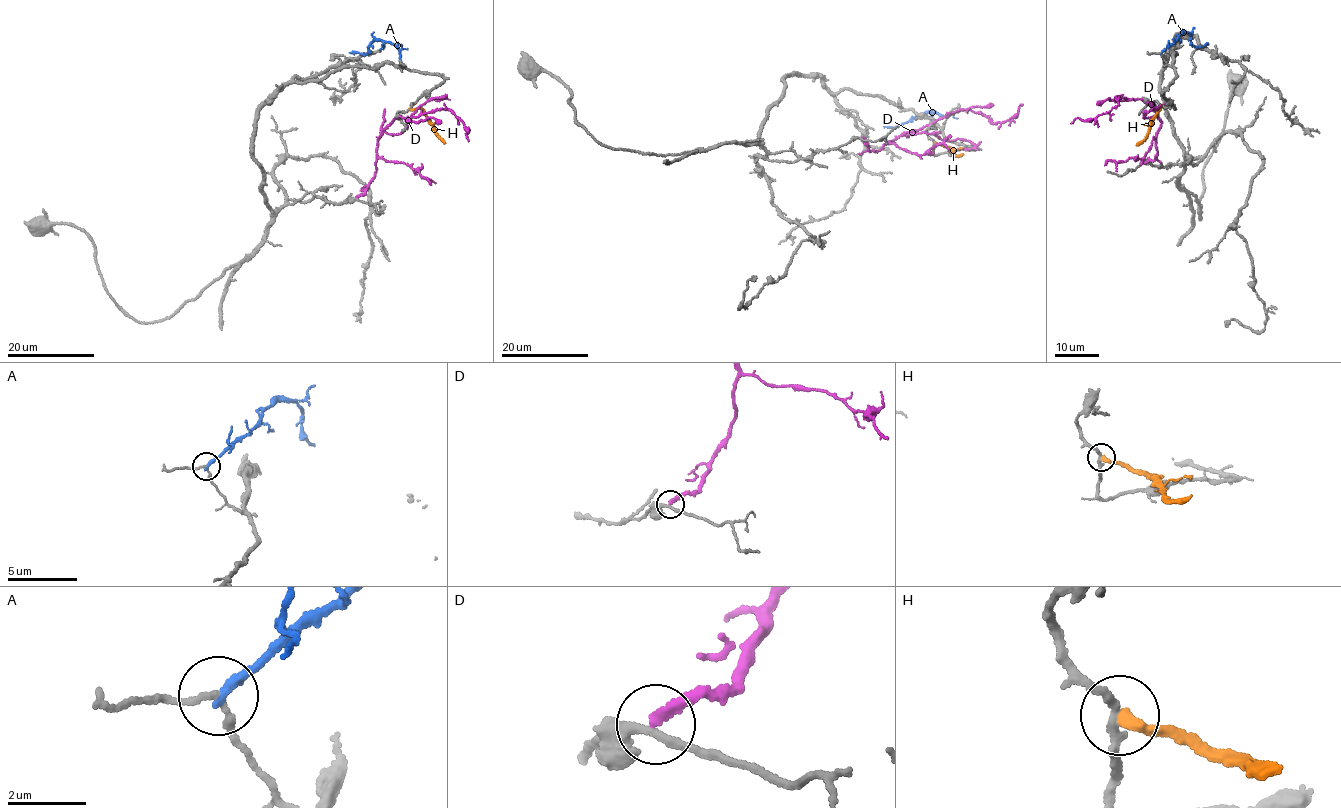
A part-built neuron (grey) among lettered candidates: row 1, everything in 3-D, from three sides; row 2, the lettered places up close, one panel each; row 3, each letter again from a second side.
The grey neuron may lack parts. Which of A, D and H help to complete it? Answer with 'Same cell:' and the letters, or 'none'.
Same cell: none

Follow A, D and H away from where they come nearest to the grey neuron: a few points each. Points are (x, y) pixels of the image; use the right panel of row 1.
A: (1160, 52), (1183, 31), (1189, 33), (1190, 43), (1194, 46), (1208, 43)
D: (1142, 160), (1153, 160), (1157, 152), (1161, 119), (1151, 104), (1117, 96), (1116, 106), (1107, 113), (1070, 123)
H: (1161, 106), (1145, 139), (1136, 145)

